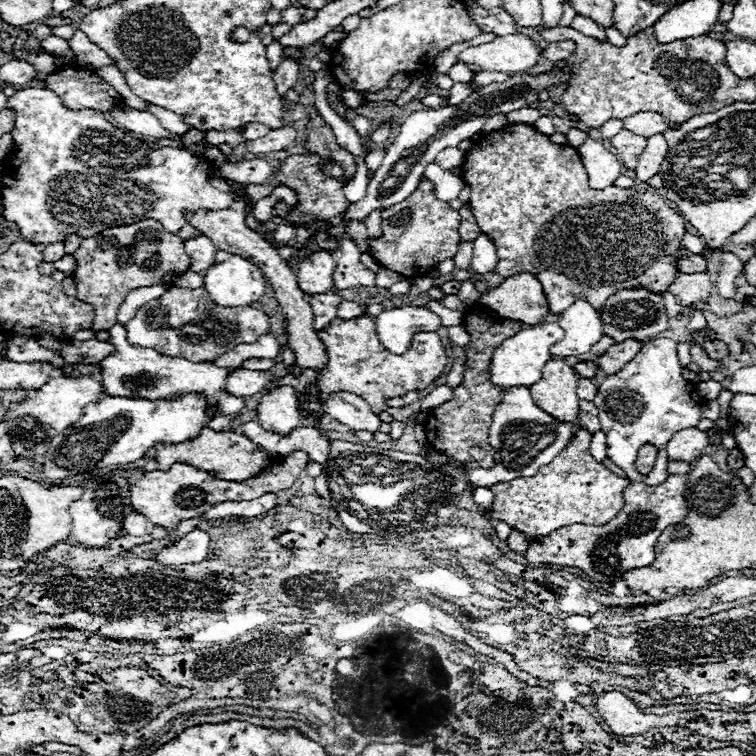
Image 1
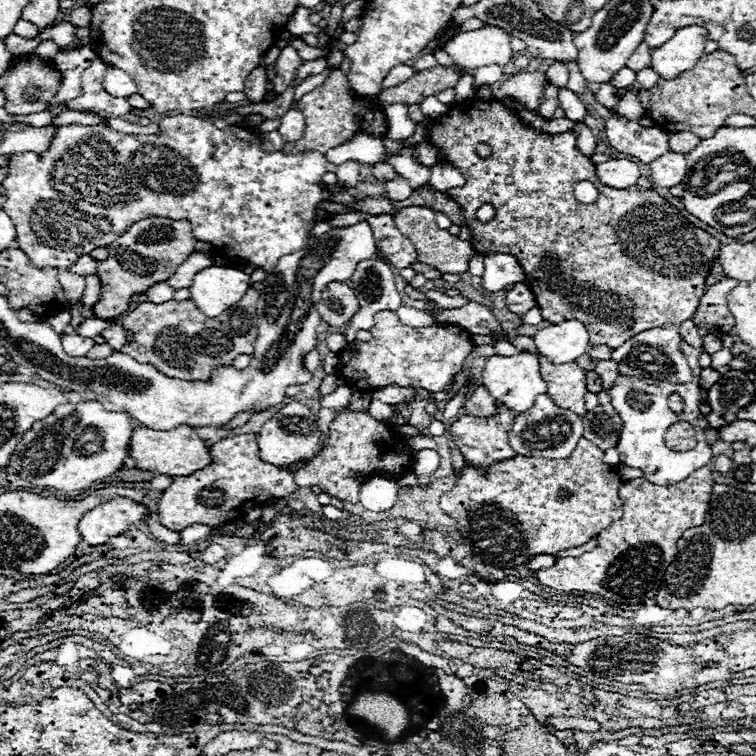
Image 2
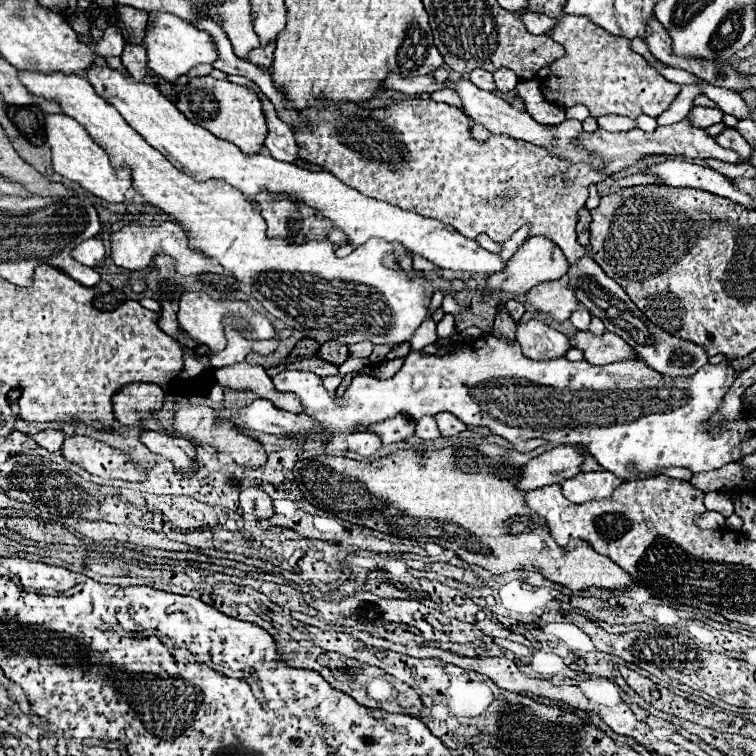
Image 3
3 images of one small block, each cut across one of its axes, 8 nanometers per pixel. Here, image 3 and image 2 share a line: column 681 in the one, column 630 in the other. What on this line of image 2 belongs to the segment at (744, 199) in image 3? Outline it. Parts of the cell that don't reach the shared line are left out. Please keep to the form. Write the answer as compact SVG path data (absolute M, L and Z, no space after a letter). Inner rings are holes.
M612 158L608 162L596 164L596 174L598 174L598 180L602 180L606 186L618 188L618 190L634 186L636 180L640 178L638 164L626 158Z

